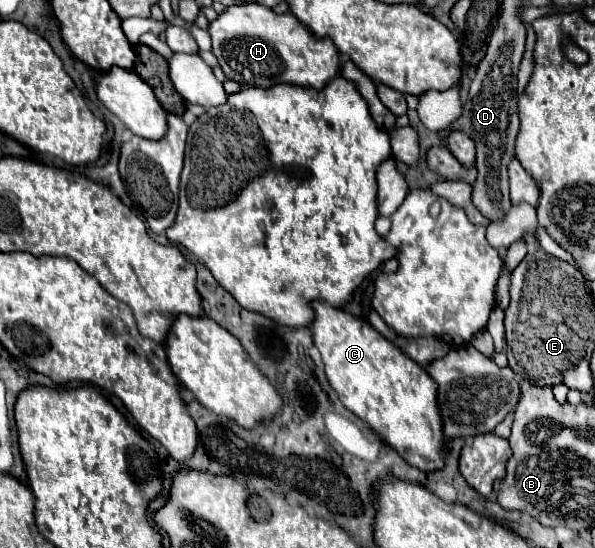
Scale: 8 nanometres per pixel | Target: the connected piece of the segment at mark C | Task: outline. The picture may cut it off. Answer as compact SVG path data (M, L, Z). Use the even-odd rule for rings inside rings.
M312 302L310 308L314 310L314 320L310 324L314 346L318 348L324 364L326 378L342 404L354 412L358 418L366 420L378 434L382 434L384 442L390 444L398 454L418 470L434 472L444 466L444 436L442 436L442 422L436 406L436 384L428 376L428 372L418 366L410 356L402 354L398 346L394 346L388 338L376 332L364 318L344 312L342 308L334 308L328 302Z

